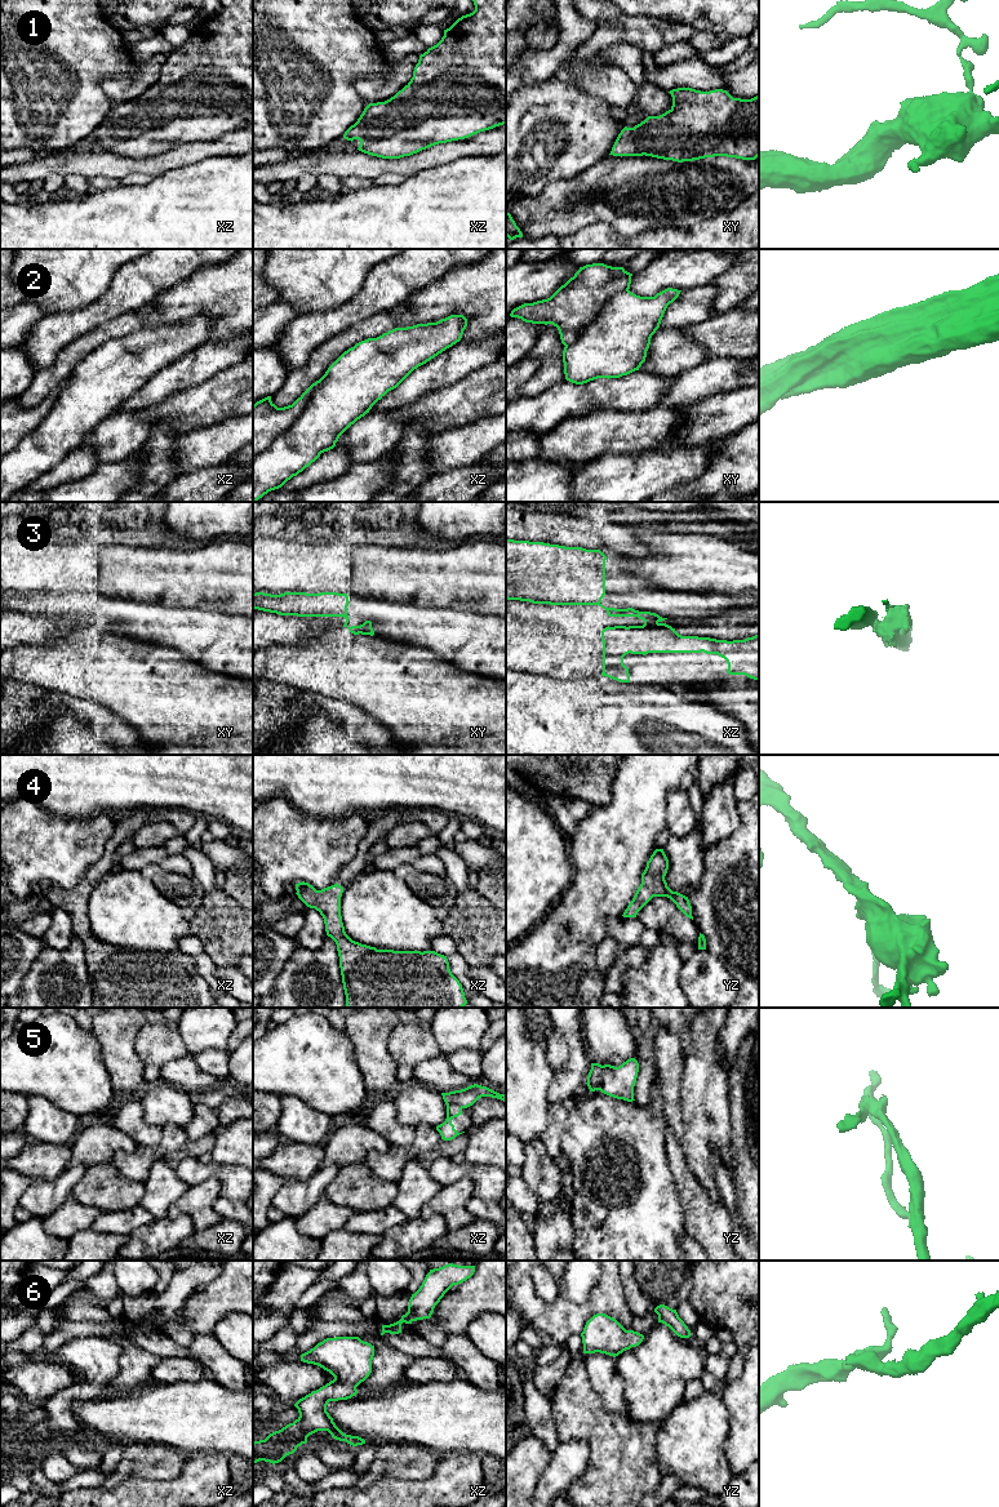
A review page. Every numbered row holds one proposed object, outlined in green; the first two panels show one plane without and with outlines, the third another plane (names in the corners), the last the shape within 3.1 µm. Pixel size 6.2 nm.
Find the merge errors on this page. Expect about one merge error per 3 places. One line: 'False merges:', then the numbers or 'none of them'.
False merges: 2, 3, 5

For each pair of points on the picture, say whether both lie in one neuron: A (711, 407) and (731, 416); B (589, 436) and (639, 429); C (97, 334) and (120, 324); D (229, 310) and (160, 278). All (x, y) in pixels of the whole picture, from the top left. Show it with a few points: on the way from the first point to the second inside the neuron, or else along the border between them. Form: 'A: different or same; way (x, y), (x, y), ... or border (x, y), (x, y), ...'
A: same; way (716, 409), (722, 409), (726, 413)
B: same; way (602, 431), (626, 431)
C: same; way (102, 334), (115, 329)
D: different; border (201, 267), (187, 279), (163, 290), (151, 302)

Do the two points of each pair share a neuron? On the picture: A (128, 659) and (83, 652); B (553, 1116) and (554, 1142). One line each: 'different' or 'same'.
A: same
B: same

